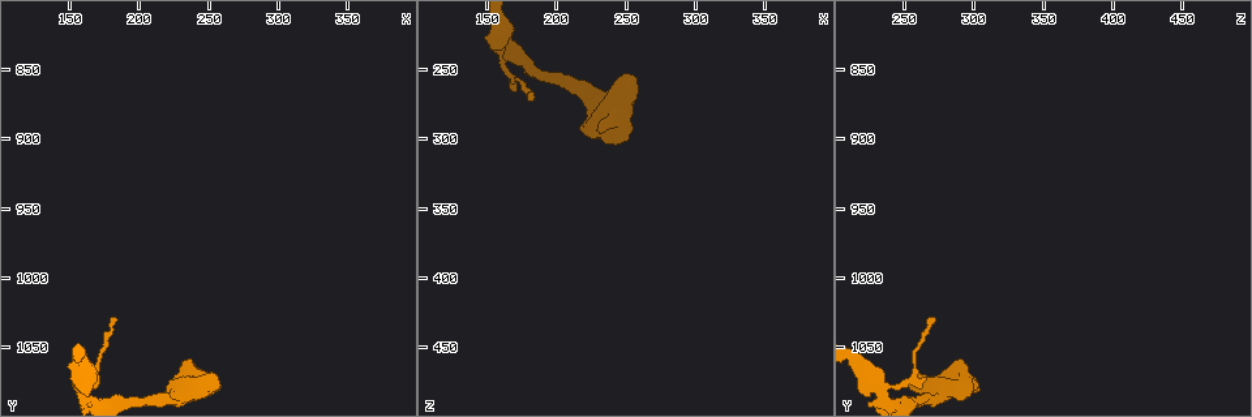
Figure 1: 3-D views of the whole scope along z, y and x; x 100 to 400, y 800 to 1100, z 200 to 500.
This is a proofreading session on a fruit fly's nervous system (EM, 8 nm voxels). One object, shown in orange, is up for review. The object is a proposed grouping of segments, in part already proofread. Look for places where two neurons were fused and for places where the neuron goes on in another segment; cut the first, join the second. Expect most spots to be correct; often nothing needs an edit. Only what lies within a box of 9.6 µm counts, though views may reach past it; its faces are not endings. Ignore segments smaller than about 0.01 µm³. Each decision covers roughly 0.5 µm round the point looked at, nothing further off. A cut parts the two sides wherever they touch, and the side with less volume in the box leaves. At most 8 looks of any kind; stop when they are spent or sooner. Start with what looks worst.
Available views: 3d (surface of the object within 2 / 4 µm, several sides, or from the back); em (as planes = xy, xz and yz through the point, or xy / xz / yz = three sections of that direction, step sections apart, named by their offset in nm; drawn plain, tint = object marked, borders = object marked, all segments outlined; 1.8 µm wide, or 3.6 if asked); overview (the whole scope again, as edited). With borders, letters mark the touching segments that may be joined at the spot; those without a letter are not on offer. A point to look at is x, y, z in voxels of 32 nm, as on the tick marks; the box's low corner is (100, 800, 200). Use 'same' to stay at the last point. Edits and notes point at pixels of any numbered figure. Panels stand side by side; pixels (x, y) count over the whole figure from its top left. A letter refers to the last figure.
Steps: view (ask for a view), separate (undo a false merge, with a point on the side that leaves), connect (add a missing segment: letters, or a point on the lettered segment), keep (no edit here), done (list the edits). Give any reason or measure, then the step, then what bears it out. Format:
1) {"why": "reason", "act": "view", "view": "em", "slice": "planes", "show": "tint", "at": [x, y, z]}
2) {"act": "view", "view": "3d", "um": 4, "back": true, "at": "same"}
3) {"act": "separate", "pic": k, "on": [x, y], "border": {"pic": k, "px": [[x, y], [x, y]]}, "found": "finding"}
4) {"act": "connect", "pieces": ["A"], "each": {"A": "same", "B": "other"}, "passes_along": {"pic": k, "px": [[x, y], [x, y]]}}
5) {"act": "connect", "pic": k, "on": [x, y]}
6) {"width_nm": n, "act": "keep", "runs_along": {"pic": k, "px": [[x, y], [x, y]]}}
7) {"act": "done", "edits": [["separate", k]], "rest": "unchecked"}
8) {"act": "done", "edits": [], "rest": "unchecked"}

{"why": "branch stops here", "act": "view", "view": "3d", "um": 2, "at": [254, 1068, 258]}

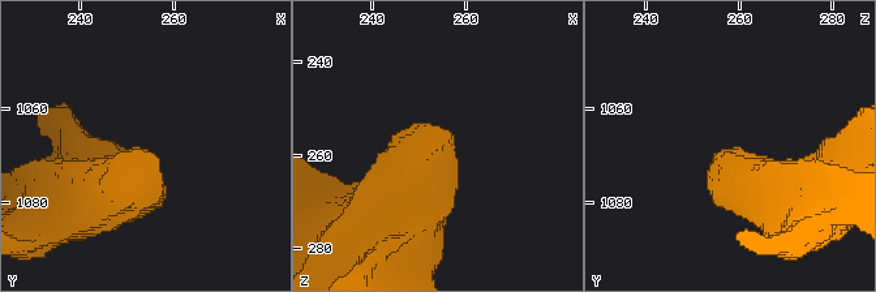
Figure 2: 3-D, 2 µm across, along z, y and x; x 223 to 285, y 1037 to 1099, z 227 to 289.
{"why": "need the tissue", "act": "view", "view": "em", "um": 3.6, "slice": "planes", "show": "borders", "at": [255, 1069, 256]}

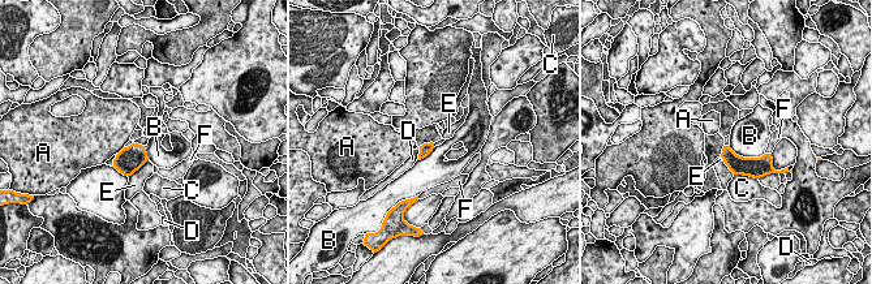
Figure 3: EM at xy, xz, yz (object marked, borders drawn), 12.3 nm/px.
{"act": "keep", "each": {"A": "other", "B": "other", "C": "other", "D": "other", "E": "other", "F": "other"}, "found": "none of them fits"}

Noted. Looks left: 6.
{"why": "a fork", "act": "view", "view": "em", "slice": "planes", "show": "plain", "at": [160, 1082, 234]}

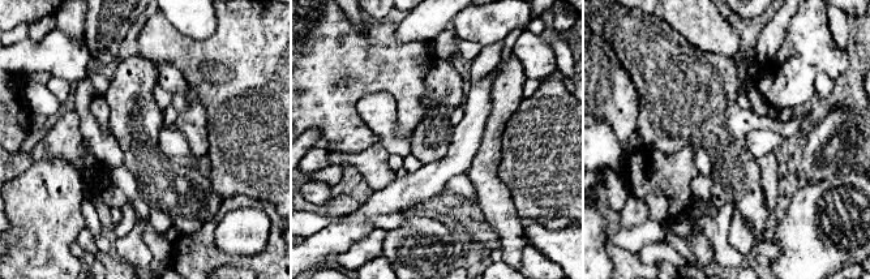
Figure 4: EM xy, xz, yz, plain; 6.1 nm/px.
{"act": "view", "view": "em", "slice": "planes", "show": "borders", "at": "same"}

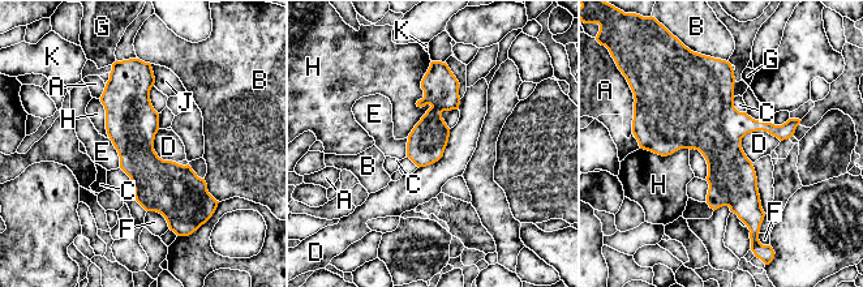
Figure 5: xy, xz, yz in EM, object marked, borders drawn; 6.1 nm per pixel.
{"act": "keep", "each": {"A": "other", "B": "other", "C": "other", "D": "other", "E": "other", "F": "other", "G": "other", "H": "other", "J": "other", "K": "other"}, "found": "continuous, no second neuron"}

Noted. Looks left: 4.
{"why": "branch stops here", "act": "view", "view": "em", "slice": "planes", "show": "plain", "at": [180, 1030, 274]}

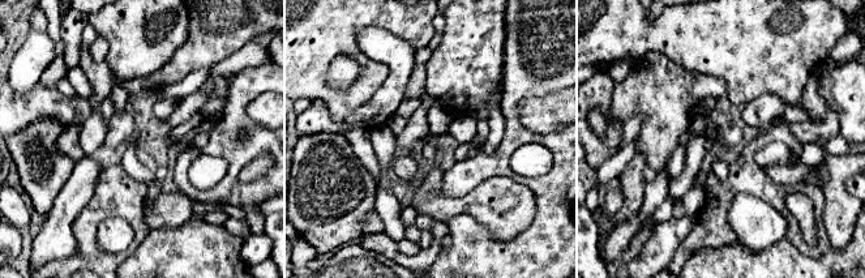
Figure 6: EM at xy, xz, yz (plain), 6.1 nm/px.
{"act": "view", "view": "em", "slice": "planes", "show": "borders", "at": "same"}

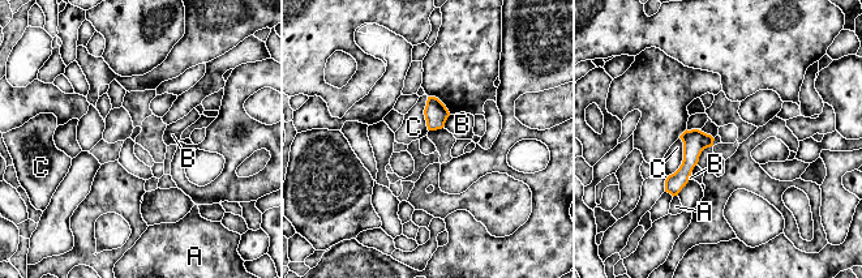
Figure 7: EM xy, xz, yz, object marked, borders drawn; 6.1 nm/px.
{"act": "keep", "each": {"A": "other", "B": "other", "C": "other"}, "border": {"pic": 7, "px": [[680, 137], [682, 163], [668, 176]]}, "found": "no lettered segment goes on from it"}

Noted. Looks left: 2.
{"act": "done", "edits": [], "rest": "unchecked"}

